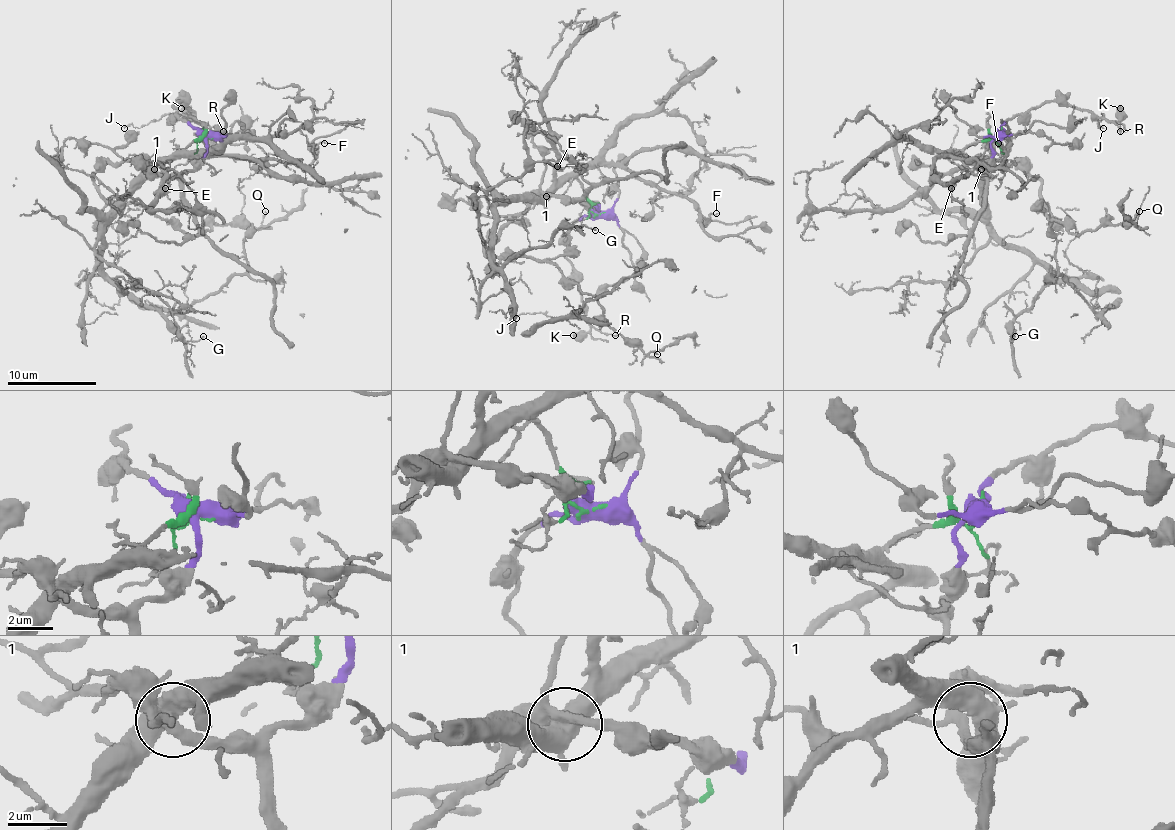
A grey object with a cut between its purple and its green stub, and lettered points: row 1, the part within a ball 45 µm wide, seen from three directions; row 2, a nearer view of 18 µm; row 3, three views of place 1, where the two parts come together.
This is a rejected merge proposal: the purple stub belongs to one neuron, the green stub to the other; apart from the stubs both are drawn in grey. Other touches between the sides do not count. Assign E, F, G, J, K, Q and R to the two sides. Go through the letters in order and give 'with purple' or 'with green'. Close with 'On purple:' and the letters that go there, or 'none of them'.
E: with green
F: with green
G: with green
J: with purple
K: with purple
Q: with purple
R: with purple
On purple: J, K, Q, R

